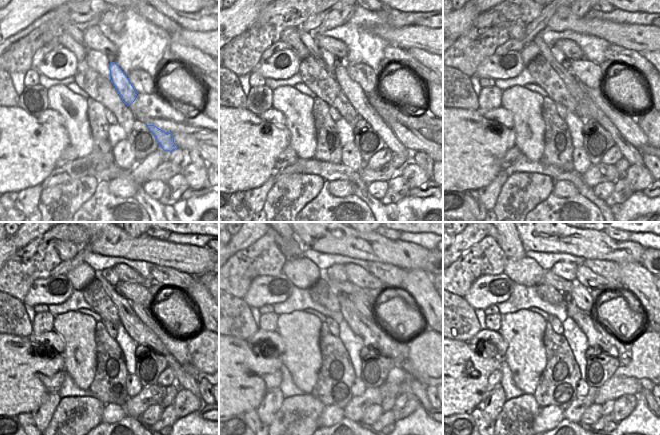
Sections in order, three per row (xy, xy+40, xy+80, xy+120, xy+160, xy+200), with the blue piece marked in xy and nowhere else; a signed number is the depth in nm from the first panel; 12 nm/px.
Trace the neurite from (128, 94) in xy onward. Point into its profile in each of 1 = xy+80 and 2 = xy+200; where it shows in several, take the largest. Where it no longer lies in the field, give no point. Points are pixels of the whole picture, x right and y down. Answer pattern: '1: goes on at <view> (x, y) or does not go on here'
1: goes on at xy+80 (630, 153)
2: goes on at xy+200 (646, 394)

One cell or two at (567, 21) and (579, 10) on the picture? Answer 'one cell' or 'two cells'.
two cells

